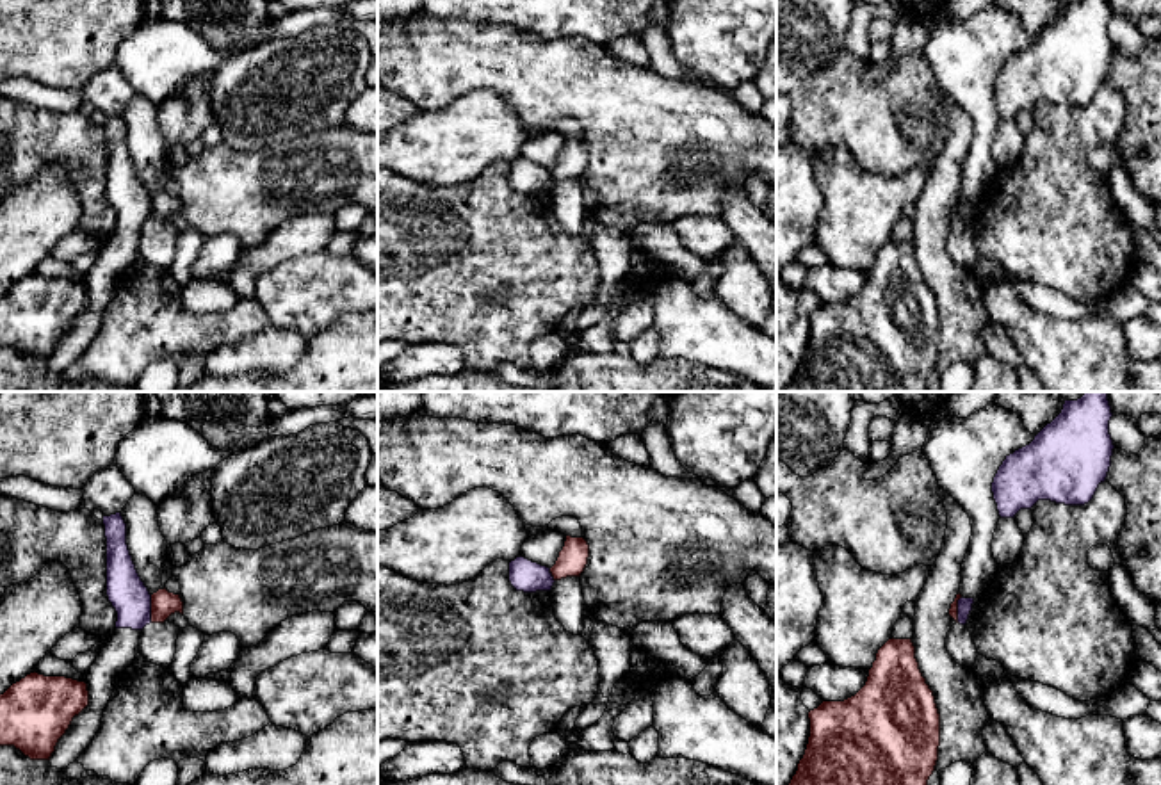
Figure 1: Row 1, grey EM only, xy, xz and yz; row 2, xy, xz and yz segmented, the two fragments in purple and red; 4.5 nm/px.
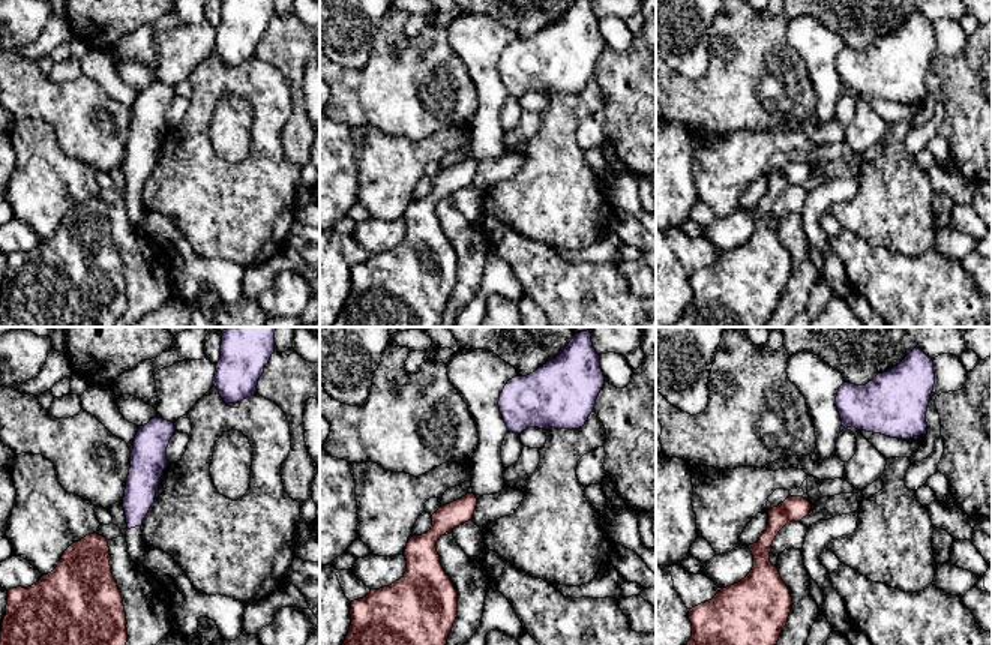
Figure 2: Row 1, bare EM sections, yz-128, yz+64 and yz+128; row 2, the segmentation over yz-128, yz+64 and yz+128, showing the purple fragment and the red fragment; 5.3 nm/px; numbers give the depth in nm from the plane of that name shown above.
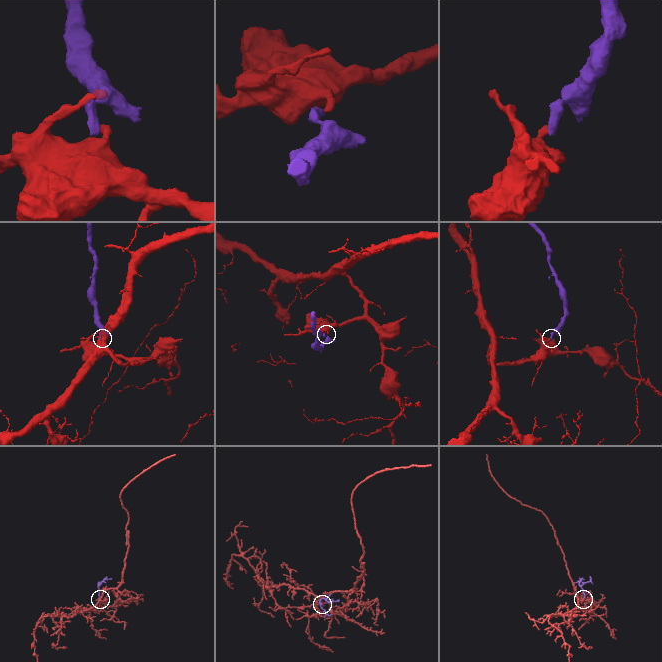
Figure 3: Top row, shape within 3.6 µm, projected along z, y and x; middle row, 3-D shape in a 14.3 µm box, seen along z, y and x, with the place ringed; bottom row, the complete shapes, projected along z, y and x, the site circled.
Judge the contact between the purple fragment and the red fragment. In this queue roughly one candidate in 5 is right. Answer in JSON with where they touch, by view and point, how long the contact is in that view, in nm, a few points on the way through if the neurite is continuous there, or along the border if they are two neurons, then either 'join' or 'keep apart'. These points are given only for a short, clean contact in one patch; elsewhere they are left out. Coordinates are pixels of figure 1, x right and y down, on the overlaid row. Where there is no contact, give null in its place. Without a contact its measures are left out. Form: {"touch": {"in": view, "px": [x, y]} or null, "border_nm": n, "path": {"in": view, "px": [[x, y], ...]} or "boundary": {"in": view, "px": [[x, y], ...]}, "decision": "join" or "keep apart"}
{"touch": {"in": "xy", "px": [150, 609]}, "border_nm": 130, "boundary": {"in": "xy", "px": [[150, 595], [152, 622]]}, "decision": "keep apart"}

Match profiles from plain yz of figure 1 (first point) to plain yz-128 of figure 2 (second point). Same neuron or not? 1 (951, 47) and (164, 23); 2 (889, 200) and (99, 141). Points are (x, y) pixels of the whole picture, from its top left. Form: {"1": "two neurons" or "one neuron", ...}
{"1": "one neuron", "2": "two neurons"}

